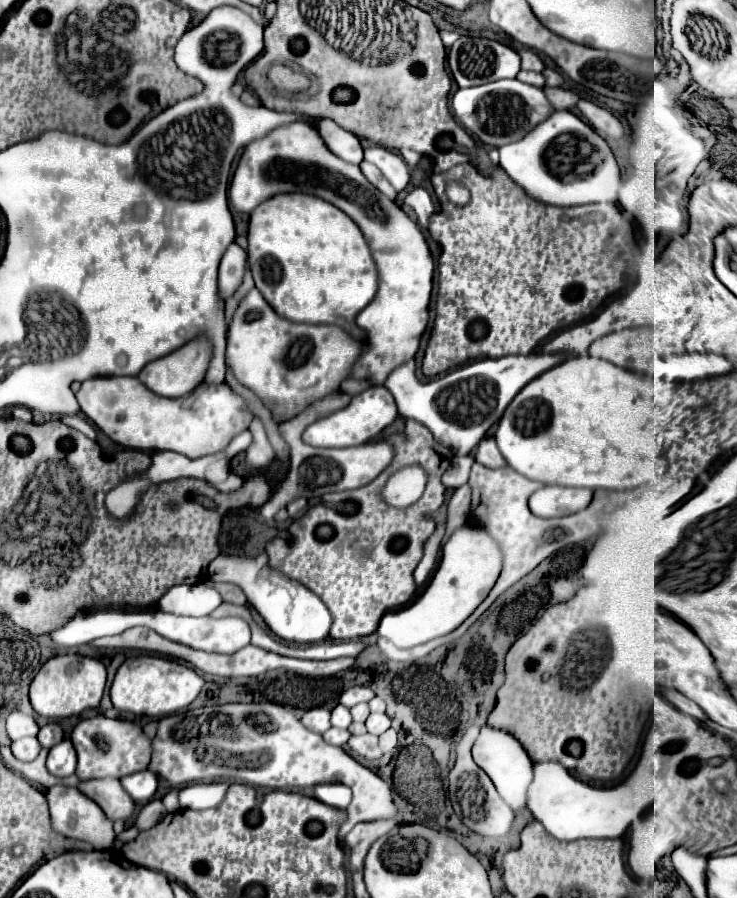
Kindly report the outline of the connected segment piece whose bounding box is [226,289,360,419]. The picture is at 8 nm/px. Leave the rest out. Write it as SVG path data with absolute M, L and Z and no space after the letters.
M252 289L234 313L226 347L226 365L234 371L236 379L244 387L254 391L262 401L274 405L270 407L274 415L292 419L316 399L338 391L340 383L346 379L346 373L350 373L350 367L354 365L358 355L360 343L352 339L344 329L336 325L302 325L286 321L284 317L278 317L278 313L274 313L274 309L264 301L258 289Z

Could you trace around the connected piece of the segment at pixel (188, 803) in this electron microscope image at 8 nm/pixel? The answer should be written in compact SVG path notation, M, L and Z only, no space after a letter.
M198 783L184 787L178 793L180 809L196 809L196 811L212 809L222 803L228 787L230 783Z

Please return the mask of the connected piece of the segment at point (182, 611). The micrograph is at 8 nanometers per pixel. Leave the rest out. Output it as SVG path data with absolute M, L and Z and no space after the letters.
M182 584L170 587L158 599L158 609L184 617L204 617L210 615L222 602L220 593L207 584Z

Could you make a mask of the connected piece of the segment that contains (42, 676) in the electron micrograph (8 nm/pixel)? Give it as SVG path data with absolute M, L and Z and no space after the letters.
M76 653L56 655L48 659L30 683L30 703L34 711L42 717L64 719L80 715L84 709L96 709L100 705L106 685L106 667L92 657L82 657Z

